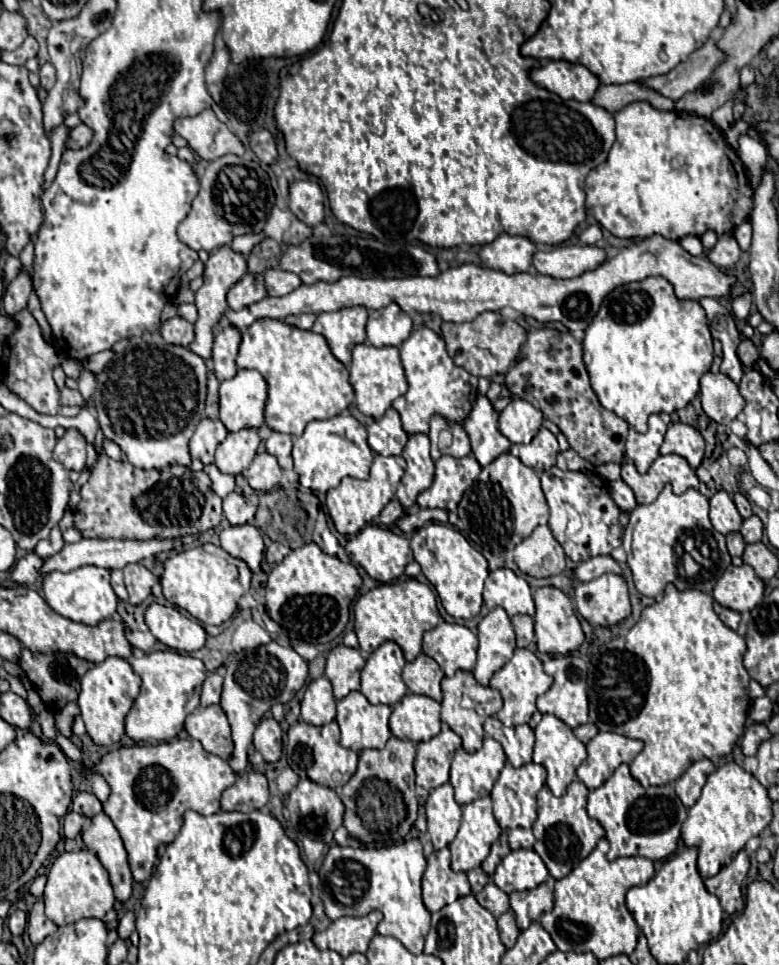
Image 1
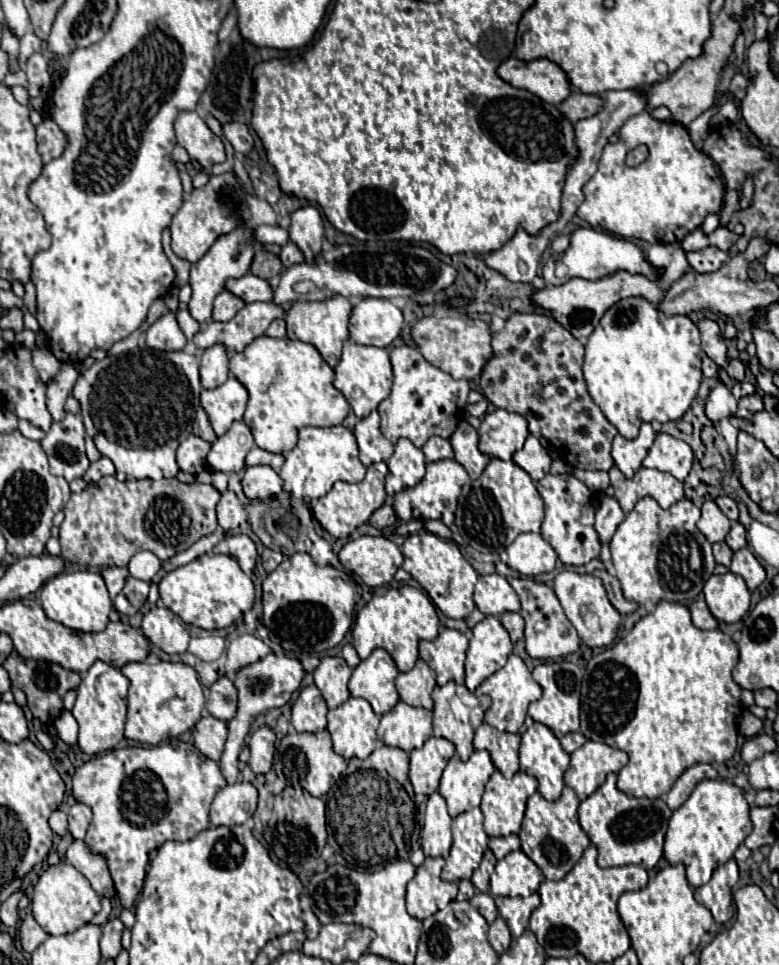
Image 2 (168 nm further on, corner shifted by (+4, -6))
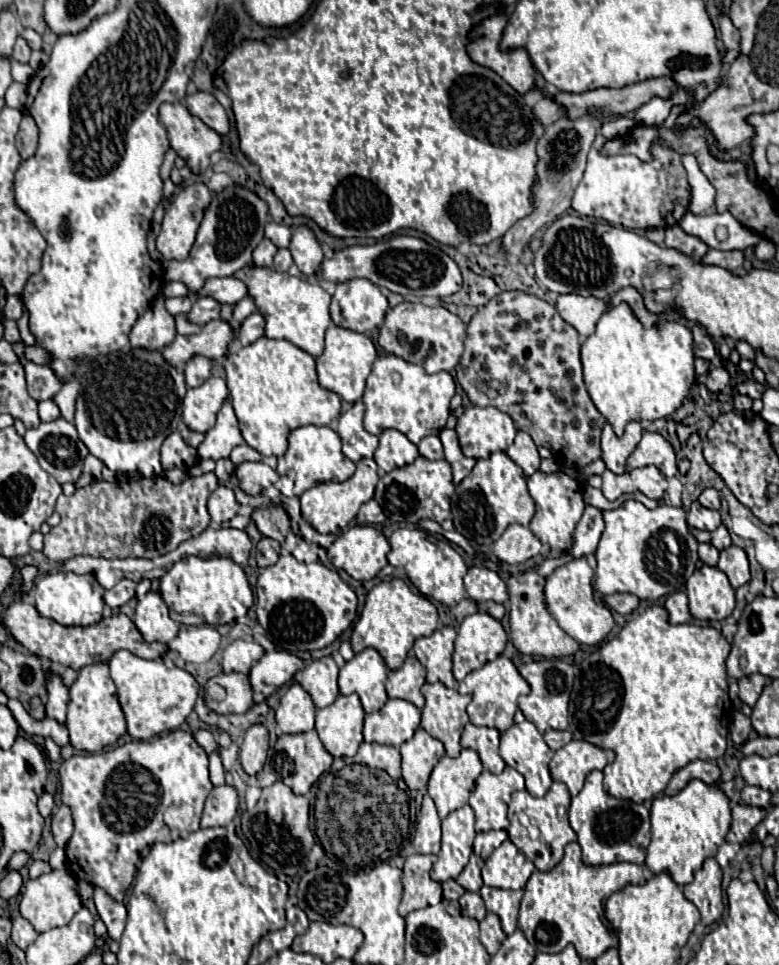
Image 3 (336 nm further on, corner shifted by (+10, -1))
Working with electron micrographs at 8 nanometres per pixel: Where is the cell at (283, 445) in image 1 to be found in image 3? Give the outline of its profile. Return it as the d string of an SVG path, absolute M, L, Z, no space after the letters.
M247 444L235 446L235 448L233 448L233 452L231 452L231 462L237 466L237 464L241 464L241 462L247 462L247 460L259 462L259 460L263 460L263 456L261 456L257 450L253 450L251 446L247 446Z

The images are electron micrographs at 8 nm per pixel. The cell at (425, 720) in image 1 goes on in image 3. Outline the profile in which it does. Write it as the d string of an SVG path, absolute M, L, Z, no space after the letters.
M387 700L379 712L365 716L365 742L391 744L399 748L409 740L421 722L421 710L405 700Z

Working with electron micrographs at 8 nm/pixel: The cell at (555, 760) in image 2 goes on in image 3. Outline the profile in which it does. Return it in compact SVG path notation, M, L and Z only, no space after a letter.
M525 720L505 730L501 734L499 754L507 766L525 776L525 788L531 796L541 798L549 790L553 782L549 774L553 750L531 722Z

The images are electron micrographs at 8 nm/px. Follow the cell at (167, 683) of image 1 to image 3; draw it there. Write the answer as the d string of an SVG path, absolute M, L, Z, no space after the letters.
M119 650L117 654L113 654L107 664L117 686L119 704L127 720L127 732L135 740L149 740L151 736L157 736L161 732L175 730L191 714L199 684L189 672L177 666L167 666L163 660L143 660L127 650Z

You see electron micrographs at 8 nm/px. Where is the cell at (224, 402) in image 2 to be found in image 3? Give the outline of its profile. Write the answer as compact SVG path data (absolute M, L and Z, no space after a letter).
M213 374L207 382L197 388L189 388L181 404L181 420L189 430L207 432L215 426L215 416L223 406L229 390L225 378Z

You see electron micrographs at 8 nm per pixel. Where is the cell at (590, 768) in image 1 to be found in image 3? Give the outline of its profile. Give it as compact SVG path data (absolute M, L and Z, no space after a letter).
M571 740L563 748L555 750L549 770L551 778L563 782L569 788L569 794L575 796L583 788L585 776L591 770L603 770L613 760L615 754L611 750L597 748L585 740Z

